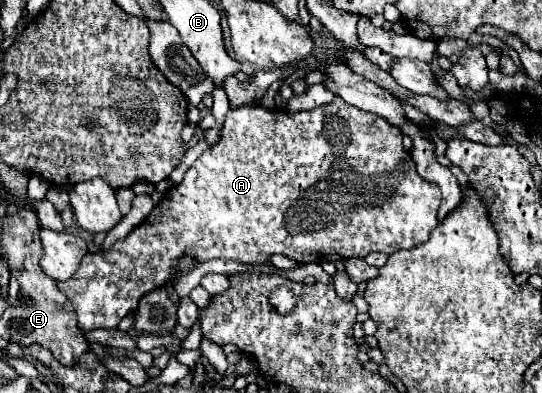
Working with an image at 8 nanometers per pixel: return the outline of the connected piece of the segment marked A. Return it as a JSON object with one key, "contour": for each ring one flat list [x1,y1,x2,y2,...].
{"contour":[[336,96,328,106,318,106,312,110,302,110,302,112,292,112,288,114,282,108,264,108,260,104,244,104,238,108,228,110,226,114,226,122,222,126,220,132,220,140,210,146,194,164,192,168,184,174,184,180,176,186,172,186,164,198,160,200,160,204,154,206,154,210,148,214,148,218,136,226,124,240,118,240,110,250,106,252,96,252,96,254,86,254,80,262,80,270,76,270,76,274,66,280,60,282,58,288,60,292,68,298,68,302,74,306,76,314,78,314,78,328,82,330,94,330,94,328,116,328,120,324,120,320,136,308,138,300,148,294,154,288,166,286,172,276,174,276,174,266,178,262,178,258,182,258,184,254,194,256,198,262,206,262,212,258,230,258,236,262,244,262,244,264,264,264,268,262,268,256,272,254,282,254,286,258,296,260,298,264,308,264,308,262,336,262,336,260,348,260,348,258,366,258,370,252,384,252,384,254,394,254,398,250,408,250,414,248,422,242,426,242,430,238,430,232,438,226,438,212,440,206,440,188,436,184,428,184,424,178,420,178,420,174,416,172,416,166,410,158,410,154,404,150,402,146,402,132,400,128,384,122,384,118,376,116,376,114,368,114,364,110,358,110,354,106,348,106,340,96]]}

